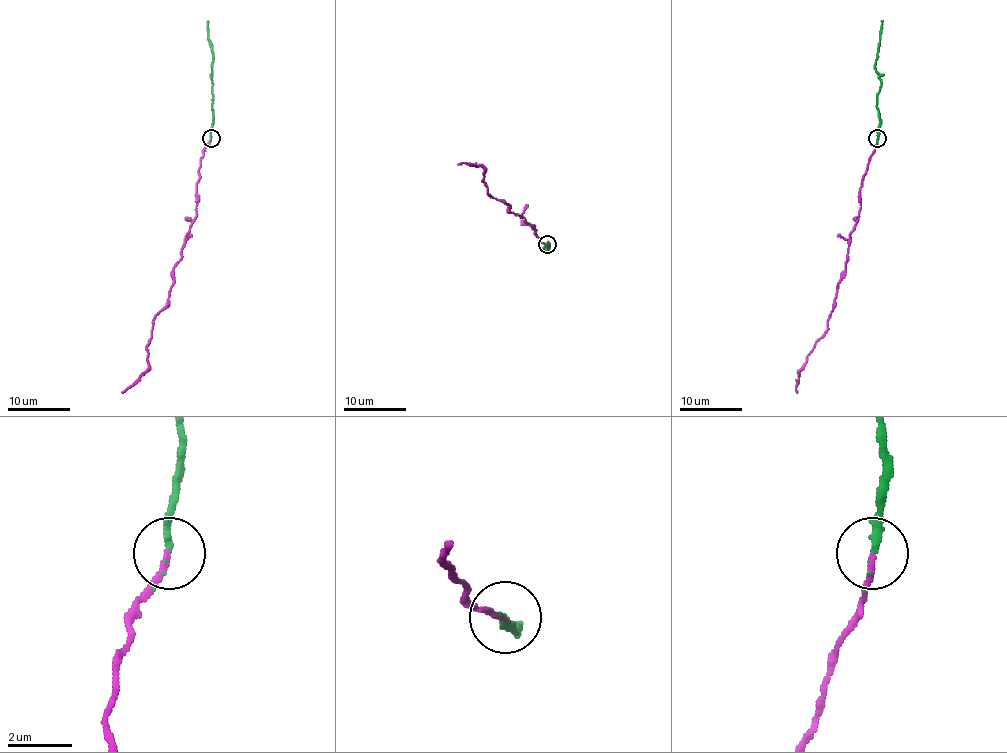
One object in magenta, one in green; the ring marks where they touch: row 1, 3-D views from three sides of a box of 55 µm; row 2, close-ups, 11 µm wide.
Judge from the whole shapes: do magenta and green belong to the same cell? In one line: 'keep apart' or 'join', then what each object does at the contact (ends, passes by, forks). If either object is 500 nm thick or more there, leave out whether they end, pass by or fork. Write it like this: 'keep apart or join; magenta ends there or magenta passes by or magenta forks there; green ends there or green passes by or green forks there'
join; magenta ends there; green ends there

